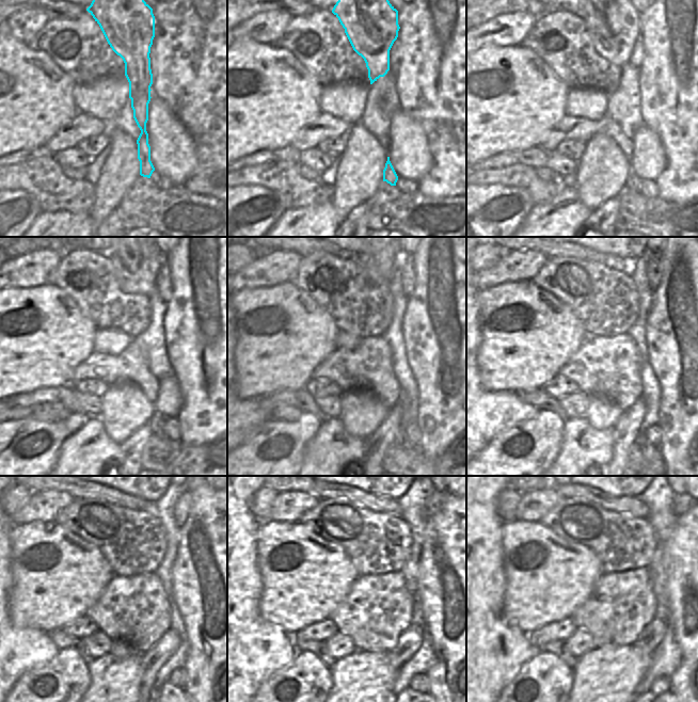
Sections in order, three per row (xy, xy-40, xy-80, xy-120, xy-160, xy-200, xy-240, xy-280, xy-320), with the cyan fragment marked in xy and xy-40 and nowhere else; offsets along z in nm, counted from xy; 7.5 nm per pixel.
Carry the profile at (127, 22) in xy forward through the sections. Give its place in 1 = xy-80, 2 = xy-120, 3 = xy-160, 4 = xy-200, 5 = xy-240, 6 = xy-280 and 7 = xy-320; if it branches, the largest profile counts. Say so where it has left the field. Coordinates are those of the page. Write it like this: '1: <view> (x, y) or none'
1: xy-80 (613, 22)
2: xy-120 (137, 260)
3: xy-160 (380, 266)
4: xy-200 (651, 453)
5: xy-240 (169, 692)
6: xy-280 (408, 692)
7: xy-320 (648, 692)

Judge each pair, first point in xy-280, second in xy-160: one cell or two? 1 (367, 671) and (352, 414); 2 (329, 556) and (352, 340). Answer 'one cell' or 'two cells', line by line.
1: two cells
2: two cells

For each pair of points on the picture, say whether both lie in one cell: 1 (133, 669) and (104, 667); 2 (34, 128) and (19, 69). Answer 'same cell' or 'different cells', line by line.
1: same cell
2: same cell

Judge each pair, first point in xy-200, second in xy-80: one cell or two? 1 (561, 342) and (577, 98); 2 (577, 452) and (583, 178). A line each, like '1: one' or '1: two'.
1: two
2: two

